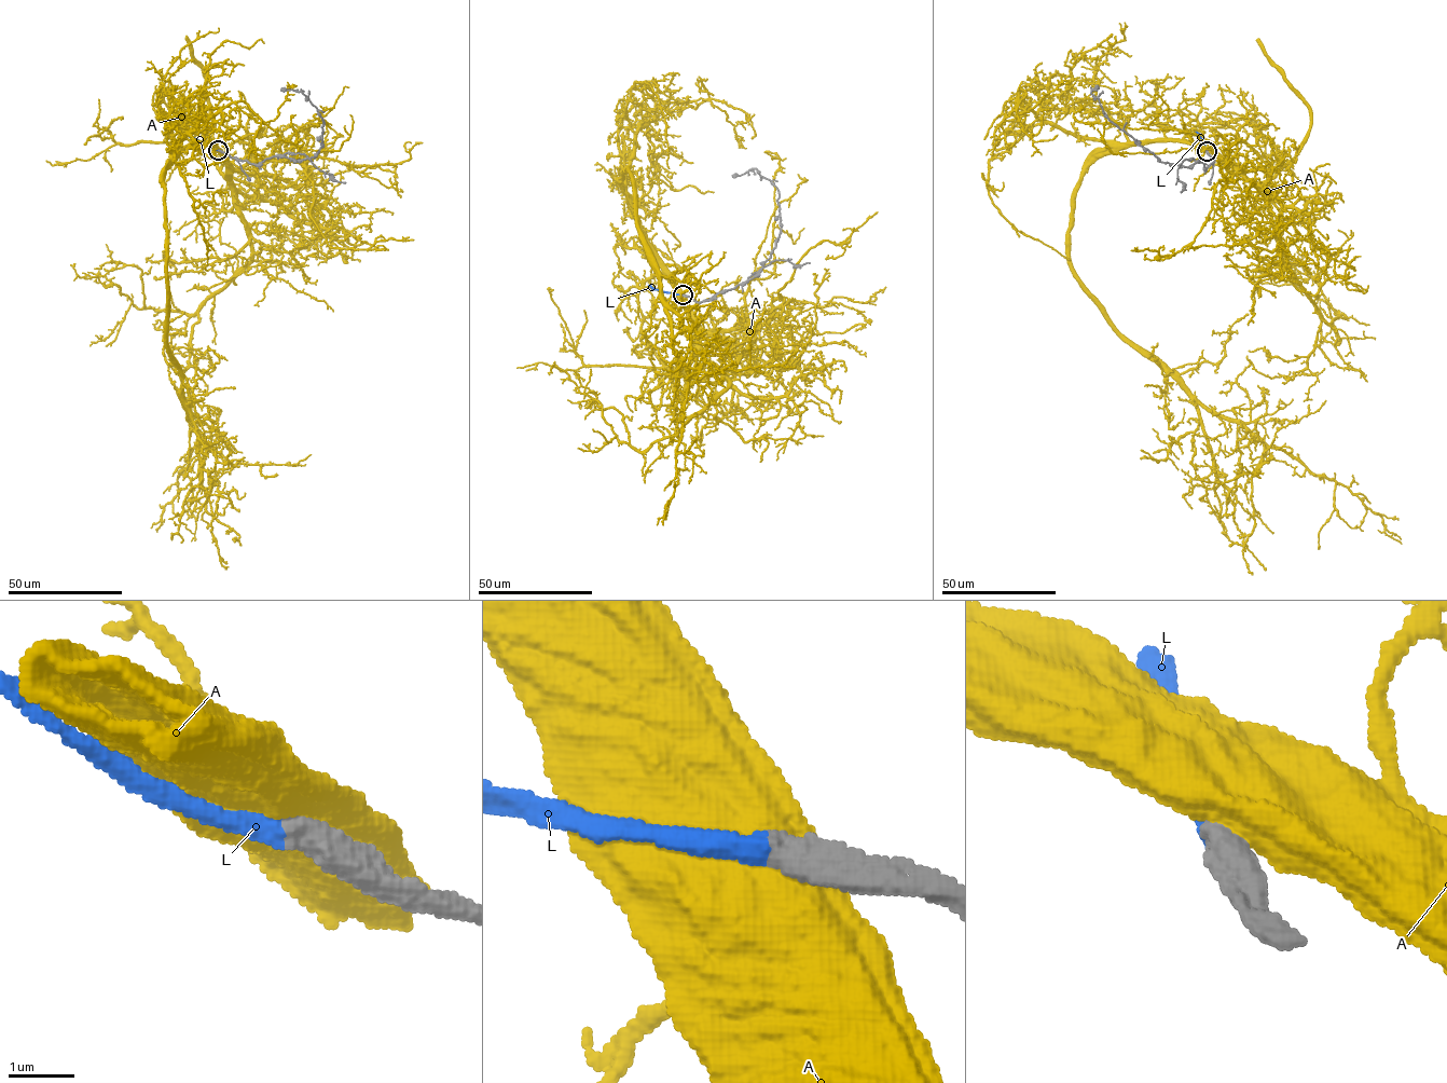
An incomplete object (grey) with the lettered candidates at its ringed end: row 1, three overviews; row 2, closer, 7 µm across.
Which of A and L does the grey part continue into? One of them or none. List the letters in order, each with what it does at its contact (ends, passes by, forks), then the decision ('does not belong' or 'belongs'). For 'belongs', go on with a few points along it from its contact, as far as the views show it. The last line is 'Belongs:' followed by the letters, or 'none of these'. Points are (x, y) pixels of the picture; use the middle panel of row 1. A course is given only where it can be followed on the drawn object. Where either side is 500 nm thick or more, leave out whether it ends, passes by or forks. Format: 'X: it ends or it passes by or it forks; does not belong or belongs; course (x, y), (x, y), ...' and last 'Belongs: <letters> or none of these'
A: does not belong
L: belongs; course (683, 295), (652, 289), (648, 285)
Belongs: L

